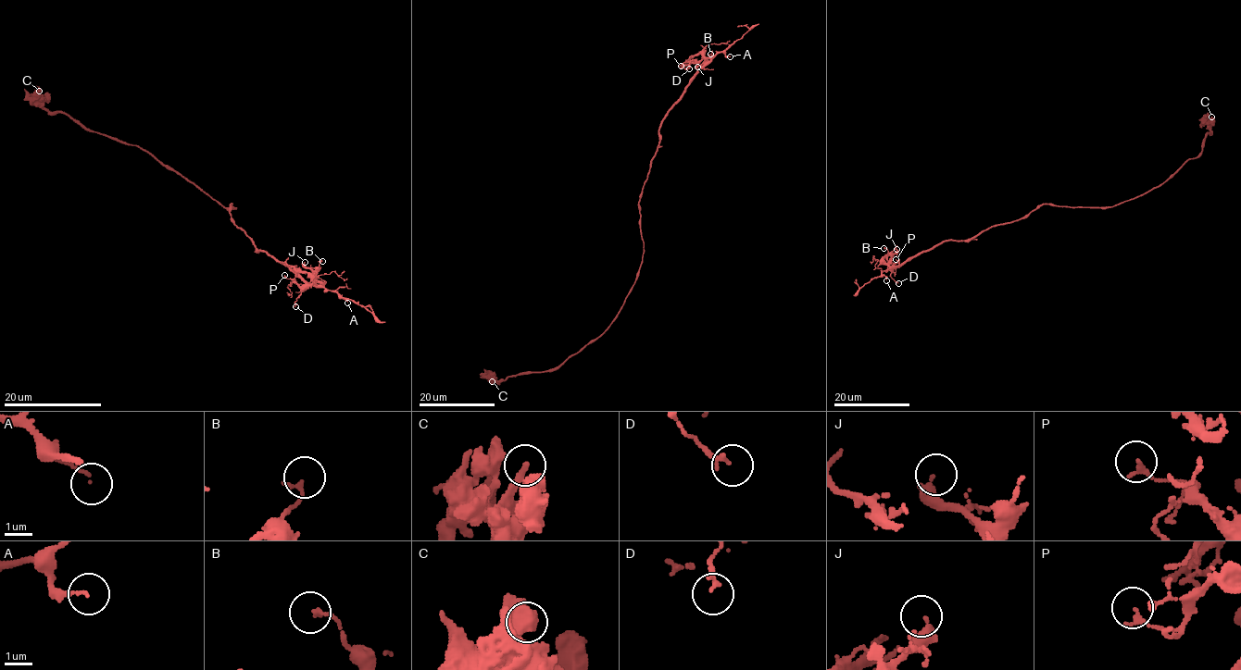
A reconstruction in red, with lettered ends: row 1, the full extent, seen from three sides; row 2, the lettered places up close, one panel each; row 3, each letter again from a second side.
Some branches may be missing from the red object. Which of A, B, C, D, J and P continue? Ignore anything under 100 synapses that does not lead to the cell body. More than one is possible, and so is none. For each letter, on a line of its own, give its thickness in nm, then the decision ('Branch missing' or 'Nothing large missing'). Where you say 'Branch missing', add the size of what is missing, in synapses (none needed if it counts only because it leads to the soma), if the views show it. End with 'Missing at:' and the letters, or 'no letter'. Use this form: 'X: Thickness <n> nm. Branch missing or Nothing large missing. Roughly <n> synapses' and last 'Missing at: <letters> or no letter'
A: Thickness 70 nm. Nothing large missing
B: Thickness 160 nm. Nothing large missing
C: Thickness 200 nm. Nothing large missing
D: Thickness 180 nm. Nothing large missing
J: Thickness 360 nm. Nothing large missing
P: Thickness 180 nm. Nothing large missing
Missing at: no letter

